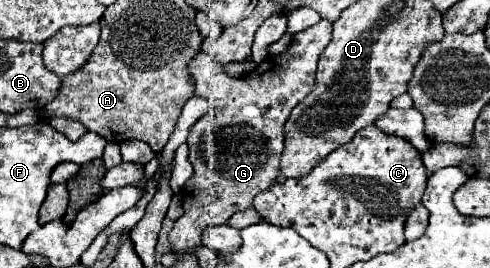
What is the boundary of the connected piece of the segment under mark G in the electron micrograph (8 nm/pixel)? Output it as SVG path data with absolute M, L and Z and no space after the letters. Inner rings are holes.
M321 20L319 24L295 34L285 52L277 56L267 56L255 70L245 76L231 78L223 72L223 66L213 62L205 52L199 52L191 62L191 74L195 78L195 94L203 96L211 104L211 112L199 118L189 132L189 162L193 164L193 176L185 182L179 192L183 204L183 216L175 220L173 230L169 232L171 248L183 252L187 248L197 248L201 244L203 228L217 226L227 222L235 212L251 208L257 192L267 190L275 184L279 172L279 160L283 152L283 124L287 122L291 110L313 90L317 60L325 46L331 40L331 22Z

